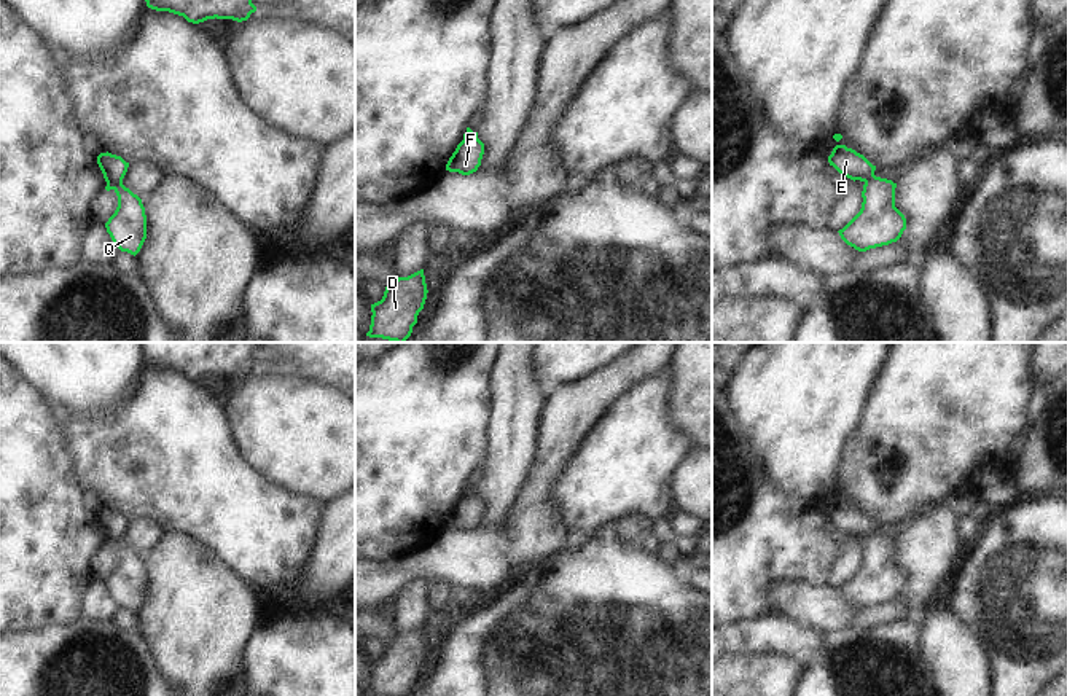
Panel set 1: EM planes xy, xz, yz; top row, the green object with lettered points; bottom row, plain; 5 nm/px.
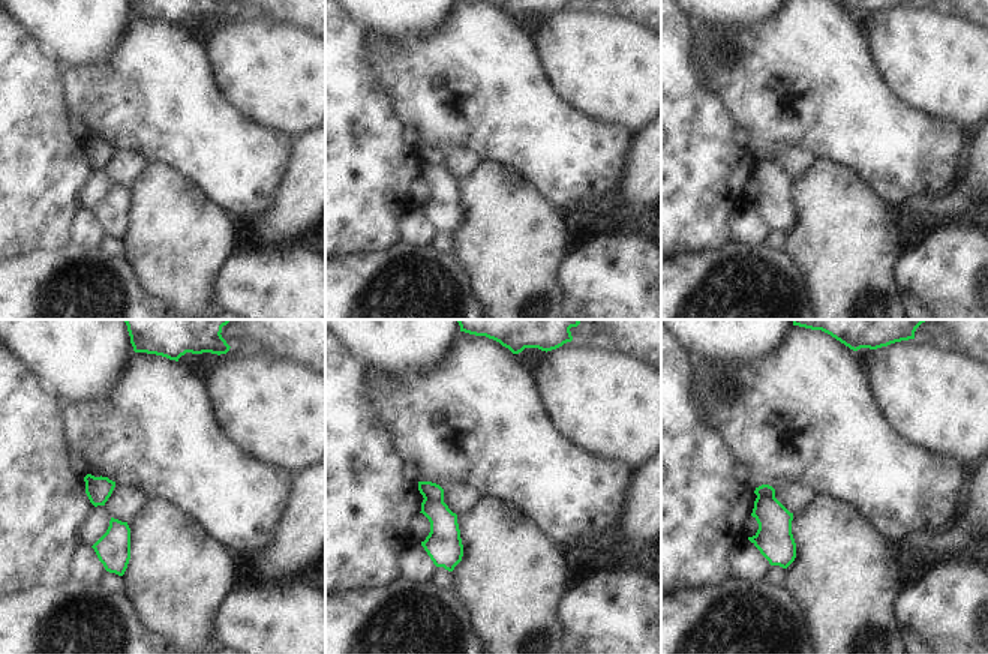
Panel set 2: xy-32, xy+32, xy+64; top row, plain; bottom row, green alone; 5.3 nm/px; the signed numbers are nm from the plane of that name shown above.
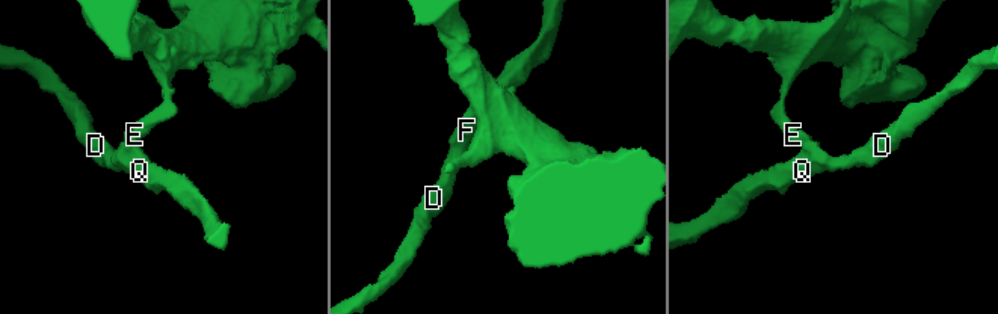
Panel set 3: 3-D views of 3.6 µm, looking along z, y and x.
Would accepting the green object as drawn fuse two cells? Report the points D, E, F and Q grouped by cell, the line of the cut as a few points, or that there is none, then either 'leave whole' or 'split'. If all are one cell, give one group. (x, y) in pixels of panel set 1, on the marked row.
D F Q / E; cut in xy along (121, 180), (107, 183); split

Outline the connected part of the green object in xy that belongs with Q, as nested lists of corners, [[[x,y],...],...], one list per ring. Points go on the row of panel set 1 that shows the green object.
[[[123,182],[107,183],[105,190],[113,190],[118,196],[118,207],[105,223],[107,233],[121,252],[135,256],[147,239],[147,215],[142,199]]]

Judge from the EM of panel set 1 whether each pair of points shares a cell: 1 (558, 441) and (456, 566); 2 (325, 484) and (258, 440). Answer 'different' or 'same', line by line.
1: same
2: same

